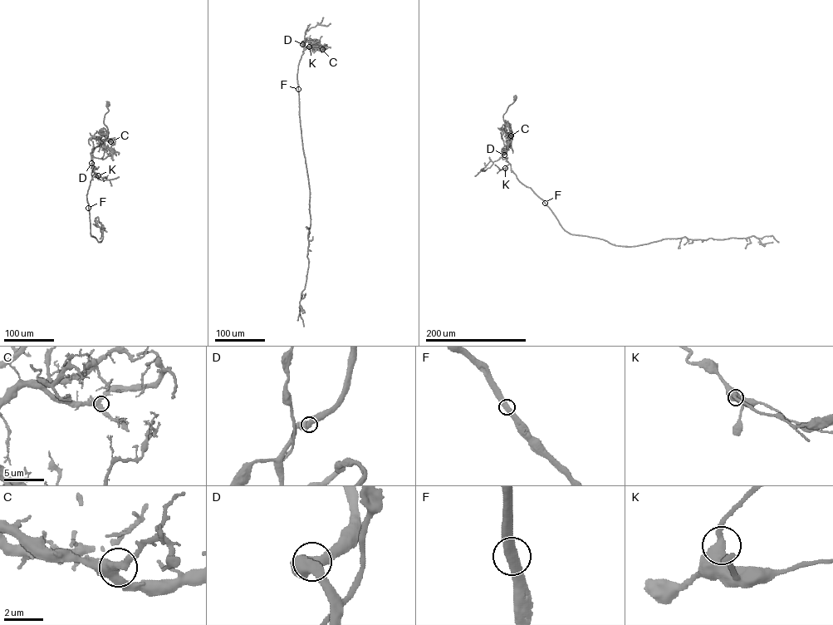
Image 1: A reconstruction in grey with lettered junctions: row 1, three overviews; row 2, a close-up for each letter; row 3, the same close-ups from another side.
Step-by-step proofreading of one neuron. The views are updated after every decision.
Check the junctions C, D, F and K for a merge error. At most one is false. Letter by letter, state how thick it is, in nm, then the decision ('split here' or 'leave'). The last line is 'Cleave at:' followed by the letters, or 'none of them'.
C: 500 nm | leave
D: 500 nm | leave
F: 480 nm | leave
K: 500 nm | leave
Cleave at: none of them

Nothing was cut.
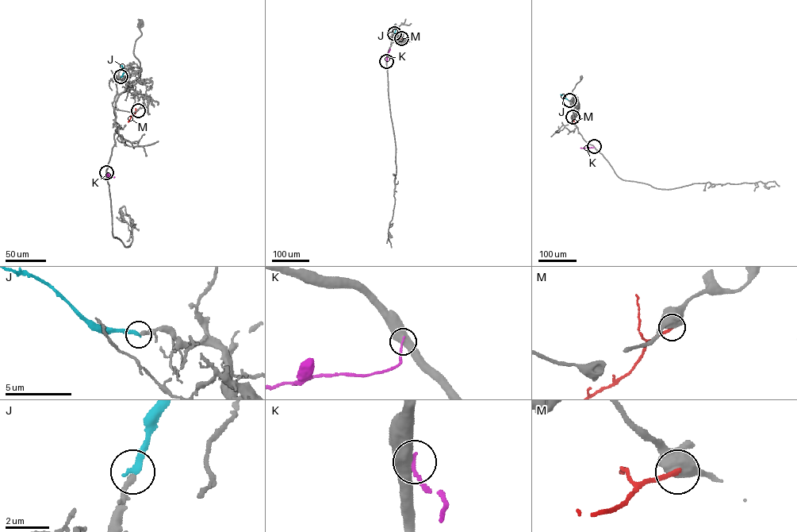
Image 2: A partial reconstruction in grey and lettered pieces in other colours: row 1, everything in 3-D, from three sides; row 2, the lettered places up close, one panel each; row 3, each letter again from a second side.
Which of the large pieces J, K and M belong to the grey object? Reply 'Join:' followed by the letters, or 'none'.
Join: J

